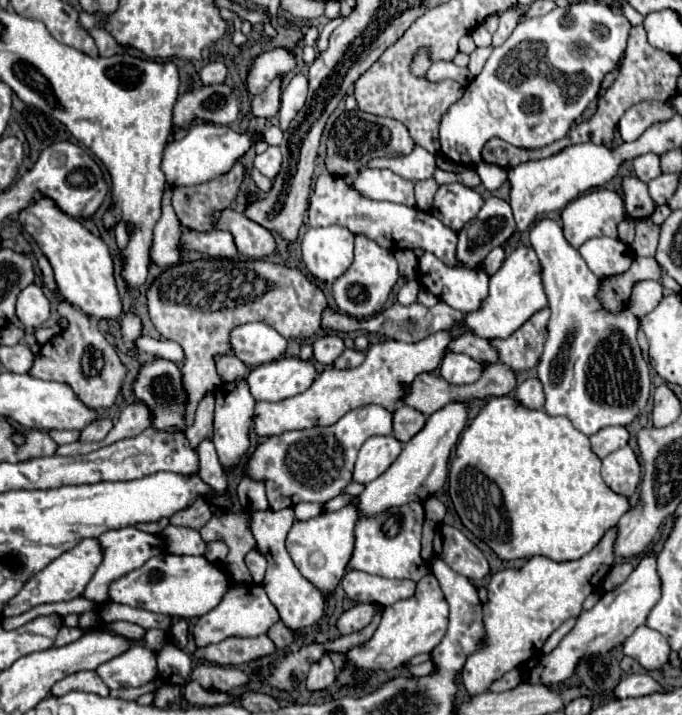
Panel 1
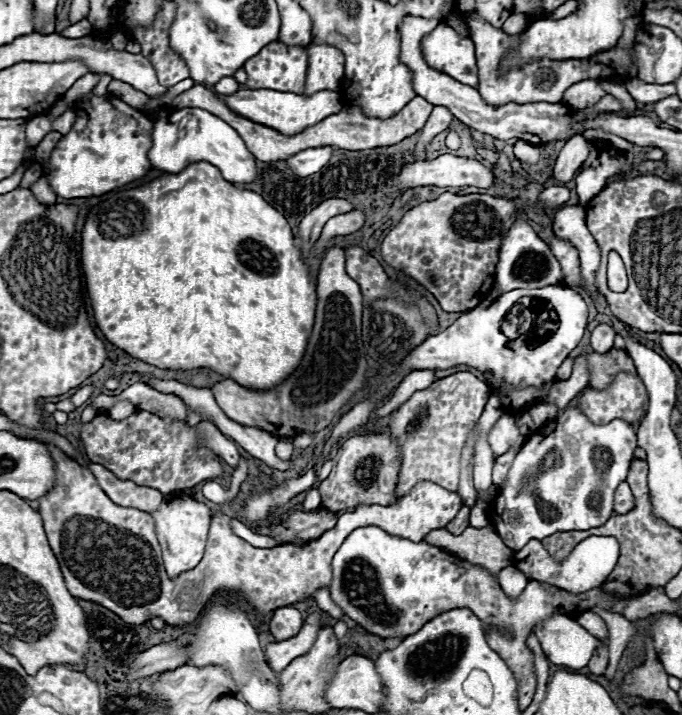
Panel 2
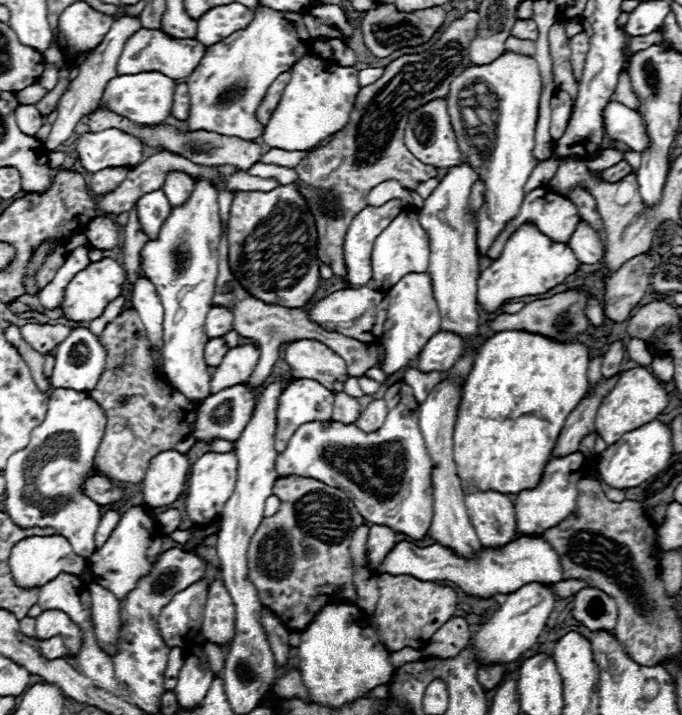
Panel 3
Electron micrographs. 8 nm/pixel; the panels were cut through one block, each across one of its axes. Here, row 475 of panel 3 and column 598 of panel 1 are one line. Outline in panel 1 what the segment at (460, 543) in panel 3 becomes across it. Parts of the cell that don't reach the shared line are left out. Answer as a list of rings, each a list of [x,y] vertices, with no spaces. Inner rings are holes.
[[[608,426],[608,428],[602,428],[600,432],[592,434],[590,444],[592,444],[594,454],[598,458],[604,458],[610,452],[618,450],[620,446],[626,446],[628,438],[630,438],[630,434],[628,434],[626,426]]]

